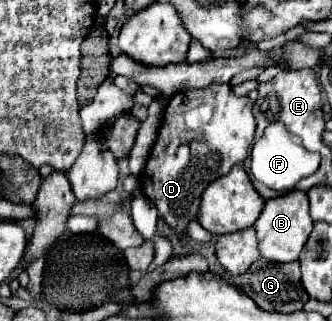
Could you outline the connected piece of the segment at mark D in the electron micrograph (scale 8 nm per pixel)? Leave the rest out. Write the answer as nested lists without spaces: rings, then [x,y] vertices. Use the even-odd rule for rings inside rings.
[[[212,83],[196,93],[170,97],[158,139],[140,175],[146,197],[170,227],[186,233],[188,221],[196,219],[204,187],[248,157],[248,147],[254,143],[254,127],[250,97],[234,95],[228,83]]]

